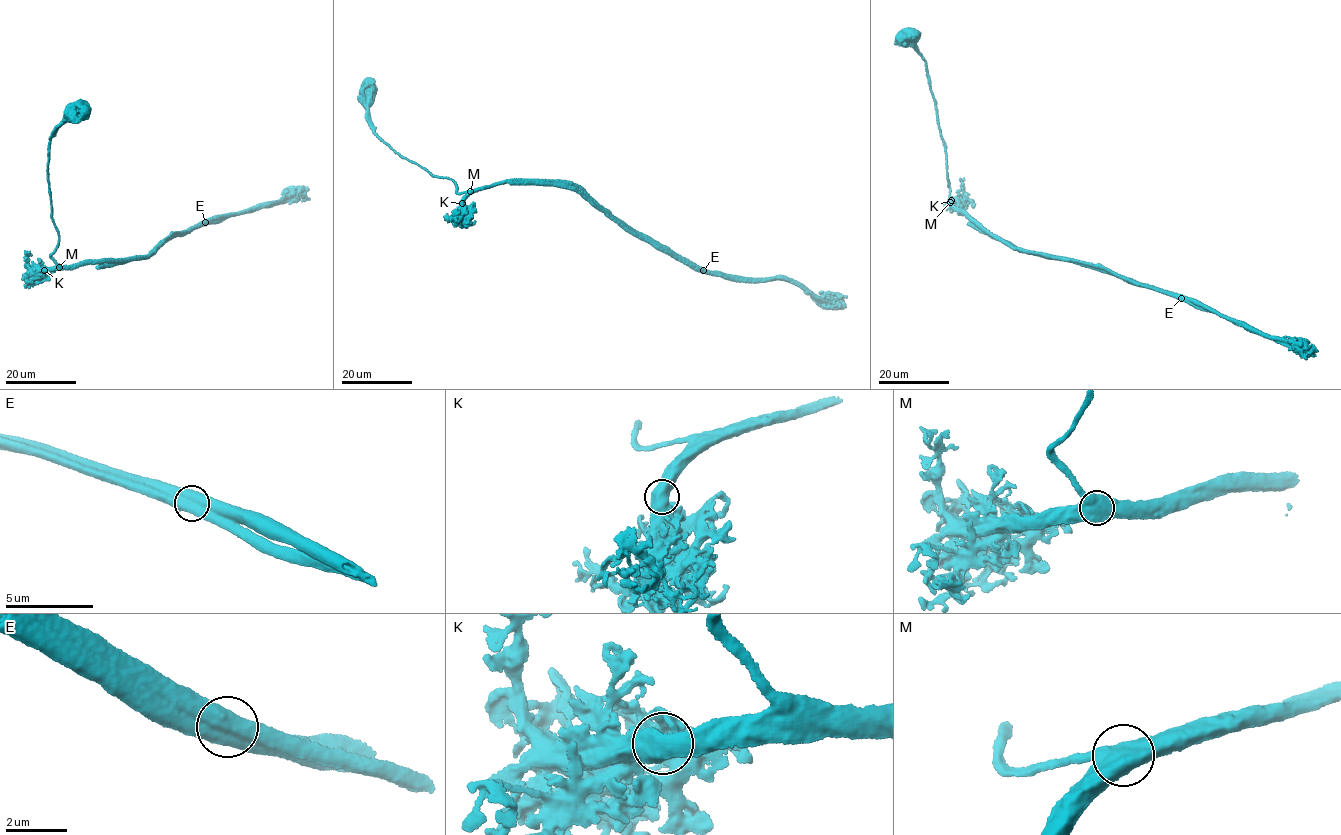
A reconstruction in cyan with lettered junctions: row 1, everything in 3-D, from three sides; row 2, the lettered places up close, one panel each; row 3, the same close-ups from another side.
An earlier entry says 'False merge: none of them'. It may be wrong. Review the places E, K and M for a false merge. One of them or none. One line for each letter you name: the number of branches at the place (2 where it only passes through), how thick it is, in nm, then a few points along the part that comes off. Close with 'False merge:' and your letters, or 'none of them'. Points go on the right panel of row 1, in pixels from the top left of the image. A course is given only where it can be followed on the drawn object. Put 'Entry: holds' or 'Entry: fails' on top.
Entry: fails
E: 2 branches meet; 750 nm thick; foreign part runs (1182, 298), (1098, 269), (1022, 250), (967, 224)
False merge: E

